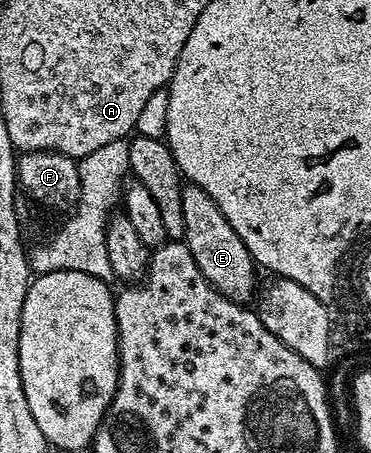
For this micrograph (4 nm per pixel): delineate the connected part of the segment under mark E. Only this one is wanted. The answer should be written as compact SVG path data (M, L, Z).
M186 182L183 183L180 194L180 210L184 213L184 242L196 266L200 266L200 274L204 274L206 281L217 292L224 294L224 298L243 306L249 305L256 296L259 273L248 246L244 246L240 234L236 234L236 230L228 226L228 218L220 214L220 206L216 206L216 202L212 202L212 198L208 198L208 194L200 190L200 186Z

